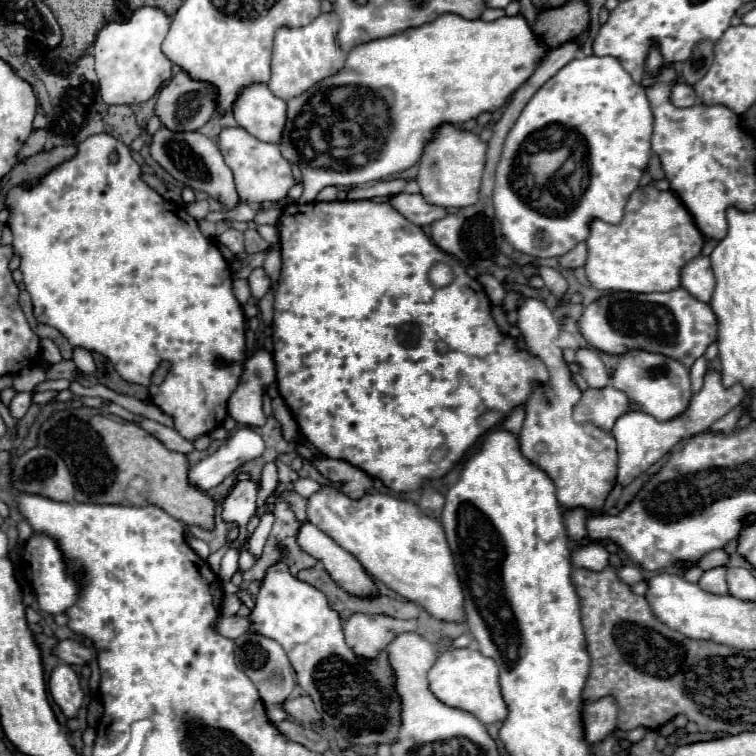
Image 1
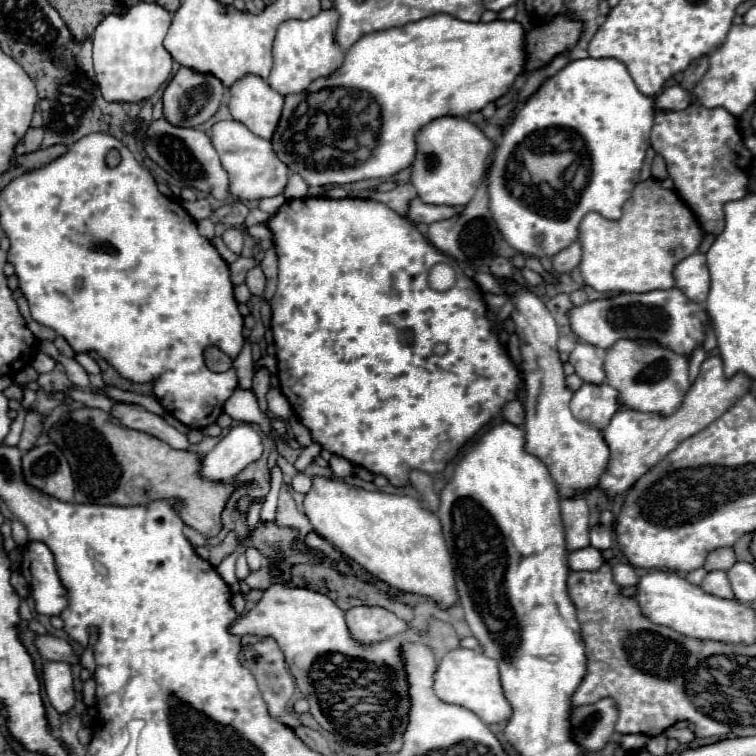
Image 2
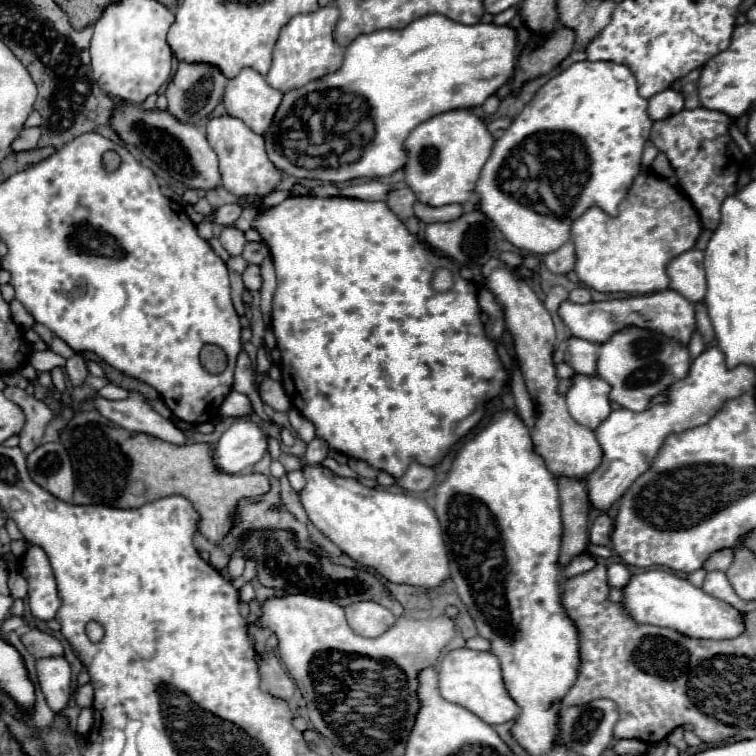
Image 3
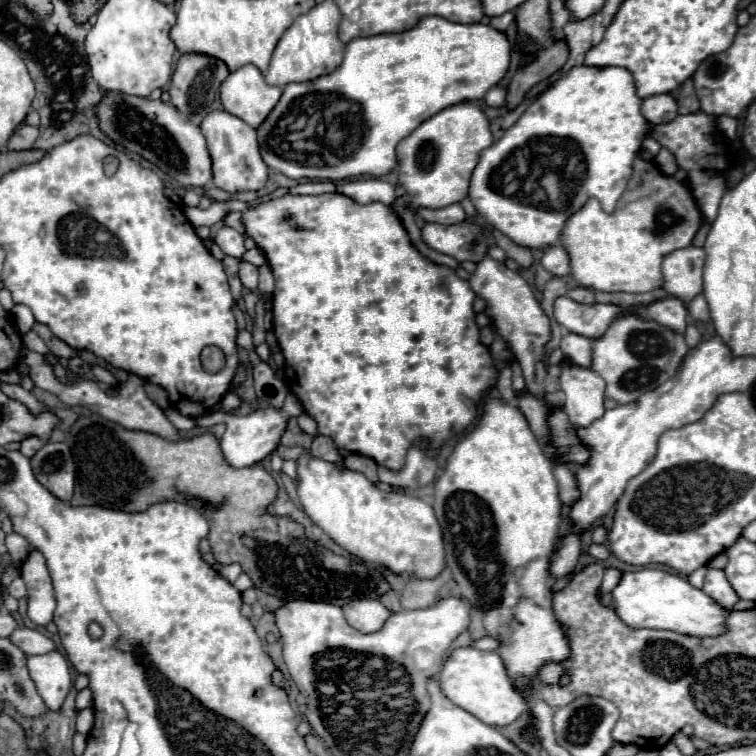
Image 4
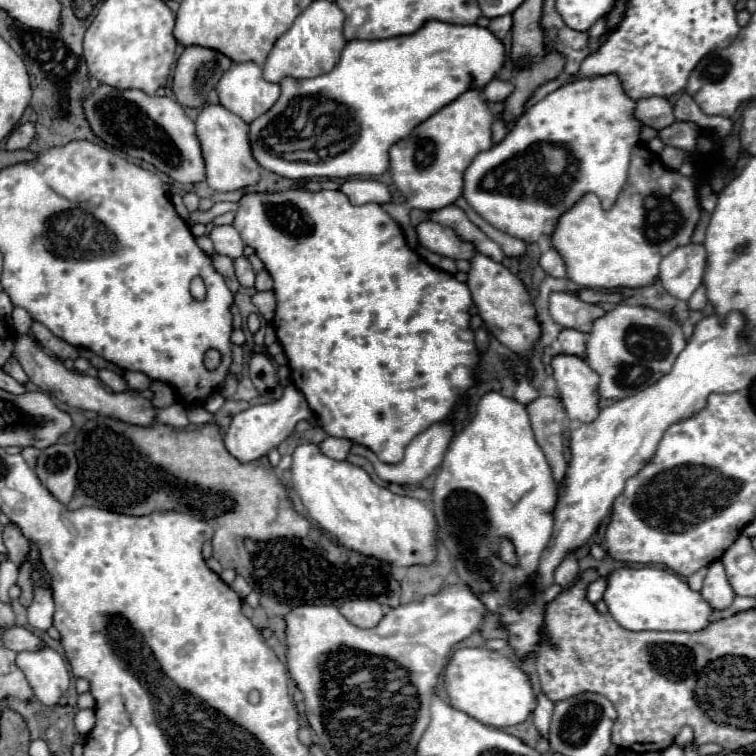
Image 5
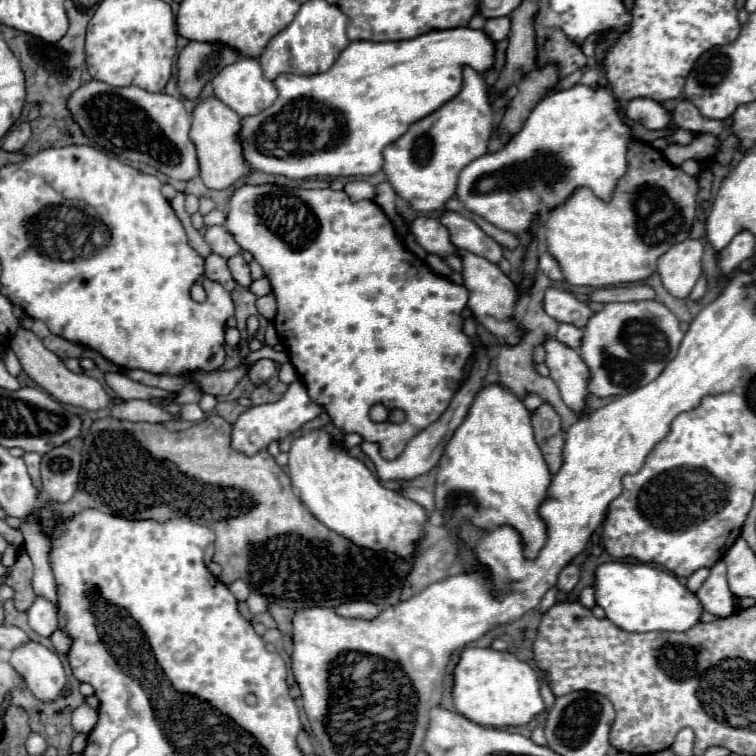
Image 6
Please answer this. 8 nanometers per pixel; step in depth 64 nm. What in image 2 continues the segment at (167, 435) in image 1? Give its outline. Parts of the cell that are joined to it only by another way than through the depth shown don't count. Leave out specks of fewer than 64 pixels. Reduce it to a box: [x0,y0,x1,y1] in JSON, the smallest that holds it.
[112,404,190,450]

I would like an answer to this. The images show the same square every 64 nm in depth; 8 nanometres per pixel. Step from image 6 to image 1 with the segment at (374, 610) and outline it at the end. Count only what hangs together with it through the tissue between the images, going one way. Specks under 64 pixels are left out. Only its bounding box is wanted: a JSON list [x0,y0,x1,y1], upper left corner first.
[344,614,418,660]

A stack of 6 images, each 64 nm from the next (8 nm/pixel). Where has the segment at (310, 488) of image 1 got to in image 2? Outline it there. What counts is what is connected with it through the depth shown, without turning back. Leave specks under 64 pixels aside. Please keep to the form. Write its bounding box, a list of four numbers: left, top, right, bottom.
[292,472,312,494]

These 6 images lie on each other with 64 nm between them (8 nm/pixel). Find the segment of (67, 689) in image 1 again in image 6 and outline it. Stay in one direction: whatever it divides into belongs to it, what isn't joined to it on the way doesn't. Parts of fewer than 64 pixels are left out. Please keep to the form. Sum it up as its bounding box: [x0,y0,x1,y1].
[10,642,66,702]

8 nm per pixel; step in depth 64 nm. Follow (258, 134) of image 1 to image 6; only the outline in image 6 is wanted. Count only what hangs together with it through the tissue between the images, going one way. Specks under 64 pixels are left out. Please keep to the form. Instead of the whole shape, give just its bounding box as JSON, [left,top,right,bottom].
[212,58,278,118]

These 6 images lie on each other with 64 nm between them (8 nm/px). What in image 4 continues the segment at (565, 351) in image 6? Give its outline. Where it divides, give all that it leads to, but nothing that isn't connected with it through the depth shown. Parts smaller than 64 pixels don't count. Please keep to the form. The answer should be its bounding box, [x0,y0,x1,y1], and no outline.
[560,364,604,426]

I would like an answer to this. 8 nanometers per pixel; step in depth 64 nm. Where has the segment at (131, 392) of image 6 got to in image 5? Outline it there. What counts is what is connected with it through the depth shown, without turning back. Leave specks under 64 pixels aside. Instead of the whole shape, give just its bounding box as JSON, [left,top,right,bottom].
[98,370,126,392]

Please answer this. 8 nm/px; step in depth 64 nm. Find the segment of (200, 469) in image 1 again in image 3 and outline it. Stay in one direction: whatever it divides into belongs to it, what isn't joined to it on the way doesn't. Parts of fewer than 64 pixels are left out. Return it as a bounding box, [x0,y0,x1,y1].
[212,418,266,474]

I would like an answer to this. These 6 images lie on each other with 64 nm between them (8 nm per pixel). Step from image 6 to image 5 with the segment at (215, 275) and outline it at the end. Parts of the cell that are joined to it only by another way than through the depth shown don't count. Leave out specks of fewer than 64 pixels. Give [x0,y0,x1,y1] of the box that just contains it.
[212,254,240,294]

